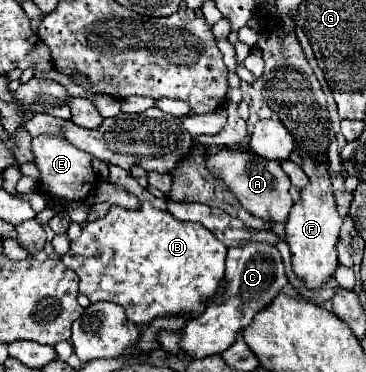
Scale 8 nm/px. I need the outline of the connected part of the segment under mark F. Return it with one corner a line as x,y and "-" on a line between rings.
271,36
271,40
259,40
257,46
263,52
265,72
263,80
263,100
267,106
277,112
279,120
285,122
285,128
293,132
297,152
301,156
301,168
309,178
309,184
301,190
301,200
293,204
289,220
285,224
285,240
291,248
293,272
305,280
307,288
323,288
337,268
337,250
339,228
343,218
335,208
335,198
331,190
331,178
327,172
327,148
329,148
329,110
327,98
321,90
321,84
309,66
299,40
281,40

